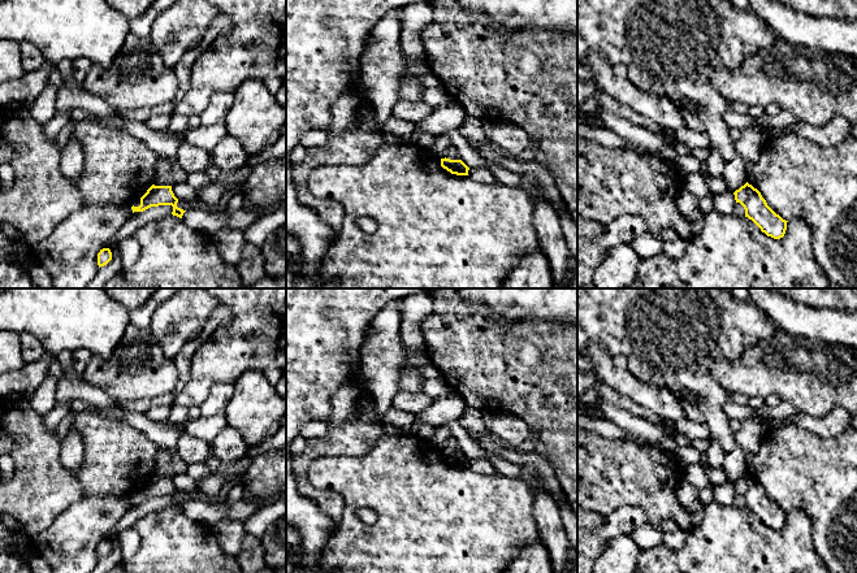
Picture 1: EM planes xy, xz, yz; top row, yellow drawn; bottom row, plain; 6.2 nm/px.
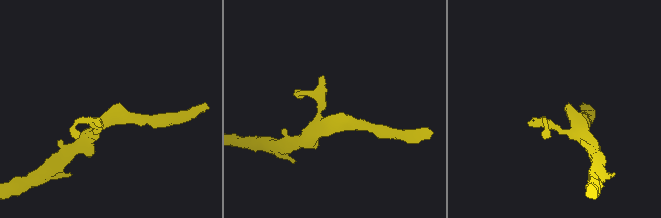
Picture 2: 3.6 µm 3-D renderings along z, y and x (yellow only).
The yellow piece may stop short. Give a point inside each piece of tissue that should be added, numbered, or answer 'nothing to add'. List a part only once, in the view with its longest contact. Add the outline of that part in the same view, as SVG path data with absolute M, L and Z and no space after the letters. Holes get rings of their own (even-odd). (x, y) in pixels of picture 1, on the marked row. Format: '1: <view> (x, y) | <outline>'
nothing to add

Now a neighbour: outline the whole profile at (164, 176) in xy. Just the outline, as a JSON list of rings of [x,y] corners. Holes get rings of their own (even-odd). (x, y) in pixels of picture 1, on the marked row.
[[[161,159],[157,162],[157,170],[155,174],[155,186],[172,186],[174,183],[174,170],[172,164],[166,159]]]

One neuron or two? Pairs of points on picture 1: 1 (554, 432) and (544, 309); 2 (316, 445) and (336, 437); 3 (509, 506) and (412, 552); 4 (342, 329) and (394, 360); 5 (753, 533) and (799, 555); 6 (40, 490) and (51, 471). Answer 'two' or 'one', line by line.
1: two
2: one
3: one
4: two
5: one
6: one

